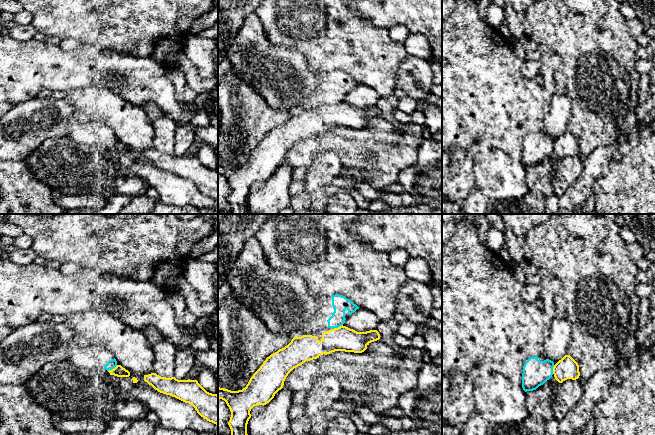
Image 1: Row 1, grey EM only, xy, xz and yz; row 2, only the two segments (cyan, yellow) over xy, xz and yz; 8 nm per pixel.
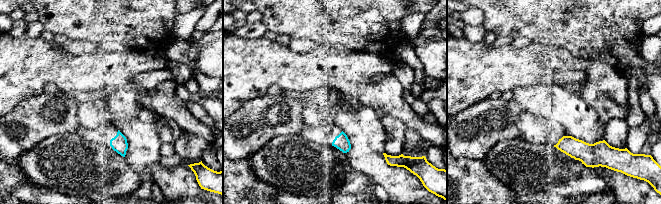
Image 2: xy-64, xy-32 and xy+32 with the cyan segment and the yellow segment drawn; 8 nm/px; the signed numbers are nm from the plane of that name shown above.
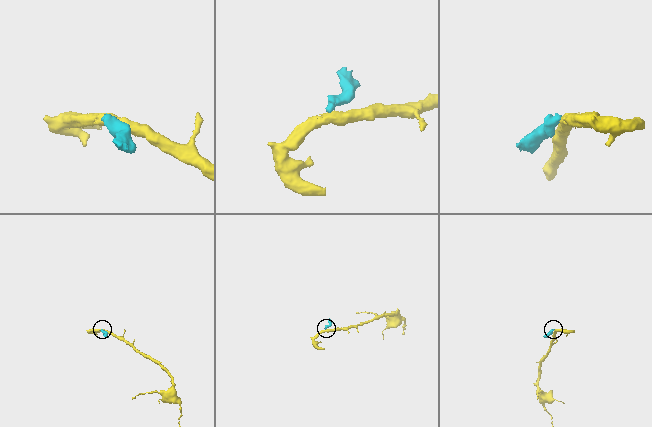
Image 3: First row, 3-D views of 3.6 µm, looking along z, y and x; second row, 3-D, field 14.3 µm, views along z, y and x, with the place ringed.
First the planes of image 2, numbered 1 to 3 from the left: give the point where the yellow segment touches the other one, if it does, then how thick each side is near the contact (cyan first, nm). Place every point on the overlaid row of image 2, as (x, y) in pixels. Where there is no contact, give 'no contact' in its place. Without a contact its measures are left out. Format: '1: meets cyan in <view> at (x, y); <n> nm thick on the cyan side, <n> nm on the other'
1: no contact
2: no contact
3: no contact

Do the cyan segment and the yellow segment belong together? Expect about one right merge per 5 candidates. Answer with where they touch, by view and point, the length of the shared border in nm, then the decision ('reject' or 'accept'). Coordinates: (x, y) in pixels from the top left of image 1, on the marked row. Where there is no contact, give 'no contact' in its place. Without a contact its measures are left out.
xz (337, 327) | 90 nm | reject

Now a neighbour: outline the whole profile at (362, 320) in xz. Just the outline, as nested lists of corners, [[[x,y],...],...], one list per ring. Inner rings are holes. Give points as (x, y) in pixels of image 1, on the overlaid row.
[[[359,308],[346,318],[344,326],[357,332],[366,332],[376,330],[380,321],[380,318],[372,311]]]

